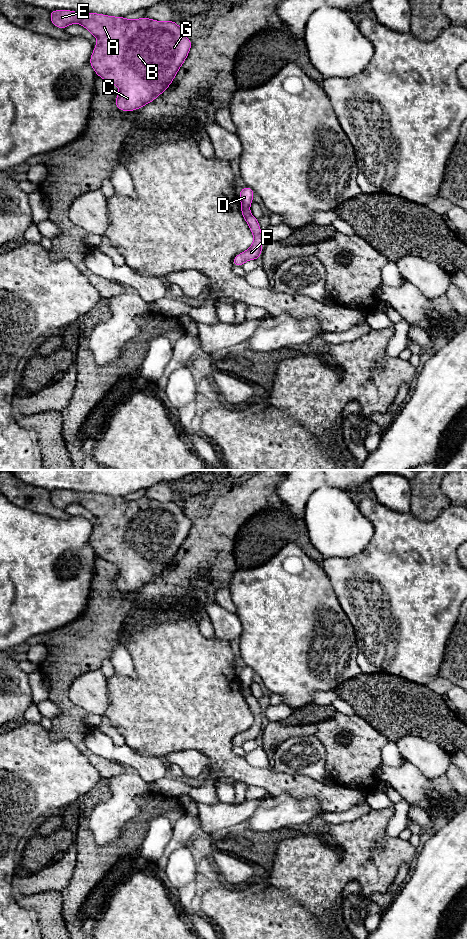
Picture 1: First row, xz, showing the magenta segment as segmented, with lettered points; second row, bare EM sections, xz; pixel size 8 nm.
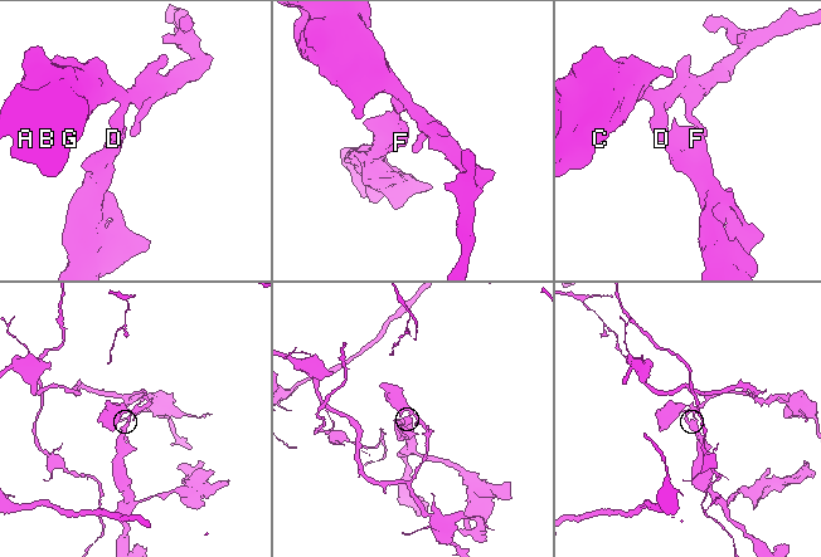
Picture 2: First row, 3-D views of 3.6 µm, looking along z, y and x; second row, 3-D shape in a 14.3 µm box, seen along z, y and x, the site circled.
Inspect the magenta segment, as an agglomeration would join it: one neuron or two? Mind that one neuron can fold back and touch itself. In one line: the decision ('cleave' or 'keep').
cleave

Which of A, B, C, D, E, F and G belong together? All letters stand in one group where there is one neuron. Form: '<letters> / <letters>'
A B C D E G / F

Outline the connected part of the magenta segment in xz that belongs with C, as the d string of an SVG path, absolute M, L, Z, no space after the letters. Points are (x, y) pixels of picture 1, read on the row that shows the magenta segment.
M52 10L50 15L52 24L60 29L64 30L67 26L78 23L97 38L98 43L94 45L89 62L97 76L119 88L115 104L121 111L140 109L166 91L186 60L192 46L192 41L185 36L183 28L178 26L176 21L156 21L147 17L129 20L126 17L71 10Z

